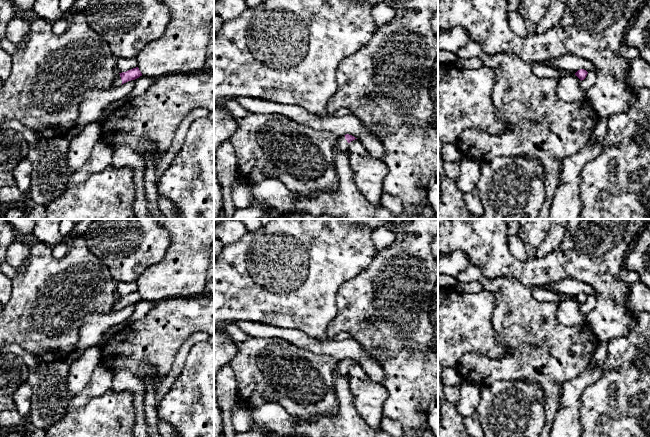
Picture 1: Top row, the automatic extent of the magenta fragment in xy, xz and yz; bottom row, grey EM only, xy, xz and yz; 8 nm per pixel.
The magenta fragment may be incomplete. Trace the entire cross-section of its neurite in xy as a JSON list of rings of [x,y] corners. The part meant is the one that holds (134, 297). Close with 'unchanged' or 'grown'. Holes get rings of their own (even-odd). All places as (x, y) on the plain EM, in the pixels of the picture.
[[[138,291],[128,294],[126,296],[118,297],[112,308],[112,311],[118,311],[128,305],[135,304],[140,300],[142,300],[142,297]]]; grown

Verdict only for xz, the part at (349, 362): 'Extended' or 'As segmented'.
Extended

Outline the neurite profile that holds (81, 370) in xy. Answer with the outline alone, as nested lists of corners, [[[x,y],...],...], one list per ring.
[[[94,346],[85,349],[81,356],[72,362],[66,385],[72,399],[86,388],[100,361],[101,349],[98,346]]]

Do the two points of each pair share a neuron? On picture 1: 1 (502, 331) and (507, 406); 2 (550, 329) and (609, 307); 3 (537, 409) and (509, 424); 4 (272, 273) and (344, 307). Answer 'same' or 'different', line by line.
1: different
2: different
3: same
4: different

